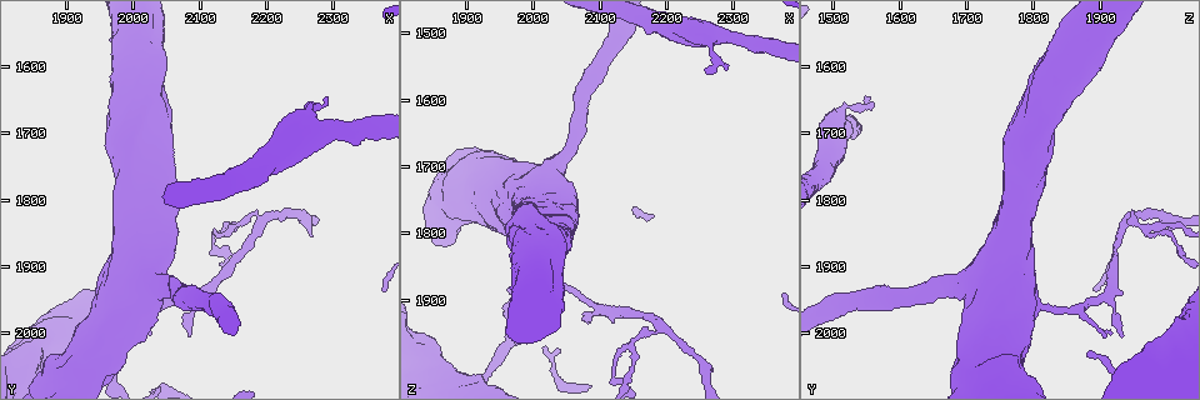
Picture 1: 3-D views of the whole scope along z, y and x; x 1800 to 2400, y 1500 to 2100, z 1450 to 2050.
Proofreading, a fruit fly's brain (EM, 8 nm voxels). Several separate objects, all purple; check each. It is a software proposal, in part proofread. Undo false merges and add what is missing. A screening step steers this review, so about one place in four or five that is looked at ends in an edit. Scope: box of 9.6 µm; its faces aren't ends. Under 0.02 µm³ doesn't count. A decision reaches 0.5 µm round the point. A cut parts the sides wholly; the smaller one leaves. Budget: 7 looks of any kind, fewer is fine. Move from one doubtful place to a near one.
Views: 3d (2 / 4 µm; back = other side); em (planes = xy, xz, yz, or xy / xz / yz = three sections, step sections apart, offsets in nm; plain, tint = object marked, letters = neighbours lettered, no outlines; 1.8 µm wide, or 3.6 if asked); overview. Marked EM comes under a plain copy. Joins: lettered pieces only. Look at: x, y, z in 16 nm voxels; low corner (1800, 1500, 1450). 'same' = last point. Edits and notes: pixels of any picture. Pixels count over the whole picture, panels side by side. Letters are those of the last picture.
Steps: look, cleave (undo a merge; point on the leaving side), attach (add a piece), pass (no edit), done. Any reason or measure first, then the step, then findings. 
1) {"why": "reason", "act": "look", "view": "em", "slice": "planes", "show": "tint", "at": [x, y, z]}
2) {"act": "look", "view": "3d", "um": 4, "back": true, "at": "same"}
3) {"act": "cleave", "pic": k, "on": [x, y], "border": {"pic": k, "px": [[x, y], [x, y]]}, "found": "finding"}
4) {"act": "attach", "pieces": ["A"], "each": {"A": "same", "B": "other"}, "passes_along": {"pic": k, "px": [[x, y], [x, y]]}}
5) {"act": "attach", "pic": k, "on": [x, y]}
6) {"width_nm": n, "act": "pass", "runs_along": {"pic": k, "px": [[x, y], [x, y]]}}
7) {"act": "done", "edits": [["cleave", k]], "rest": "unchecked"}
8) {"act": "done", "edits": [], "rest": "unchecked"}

{"act": "look", "view": "em", "slice": "planes", "show": "letters", "at": [2145, 1845, 1970]}

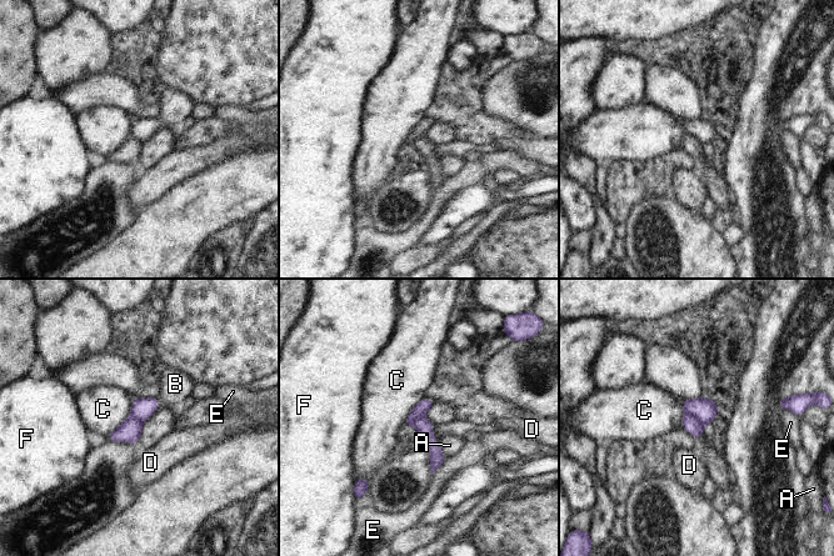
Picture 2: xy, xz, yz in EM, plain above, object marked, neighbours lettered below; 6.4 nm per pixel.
{"width_nm": 100, "act": "cleave", "pic": 2, "on": [705, 410], "each": {"A": "other", "B": "other", "C": "other", "D": "other", "E": "other", "F": "other"}, "found": "a second neuron is stuck on"}

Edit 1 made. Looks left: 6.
{"why": "redraw", "act": "look", "view": "overview"}

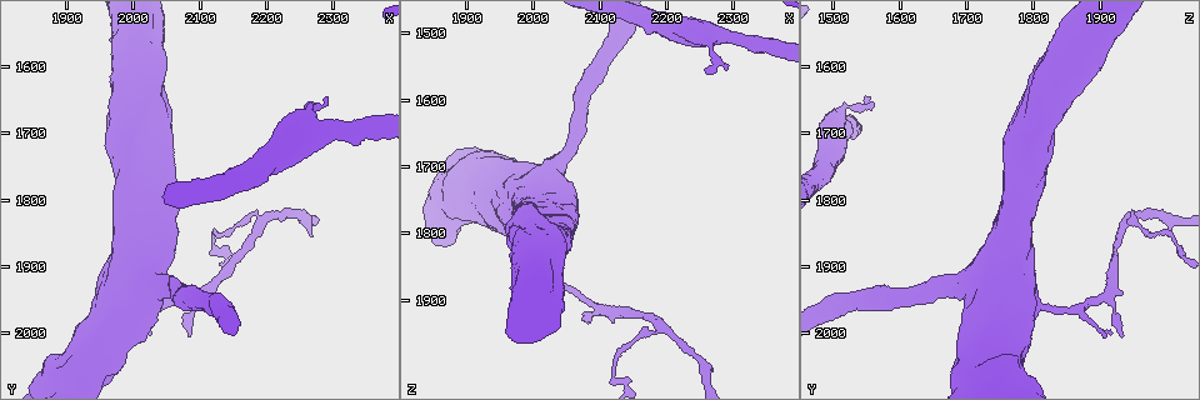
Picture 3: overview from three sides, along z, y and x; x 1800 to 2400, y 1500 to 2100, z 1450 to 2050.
{"act": "look", "view": "em", "slice": "yz", "step": 4, "show": "letters", "at": [2290, 1645, 1545]}

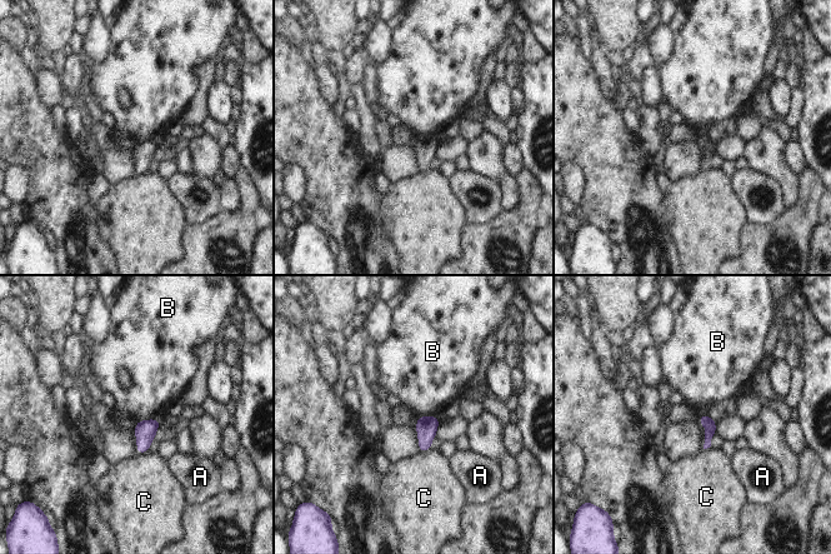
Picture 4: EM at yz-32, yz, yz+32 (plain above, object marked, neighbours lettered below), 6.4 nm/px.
{"act": "look", "view": "em", "slice": "planes", "show": "letters", "at": "same"}

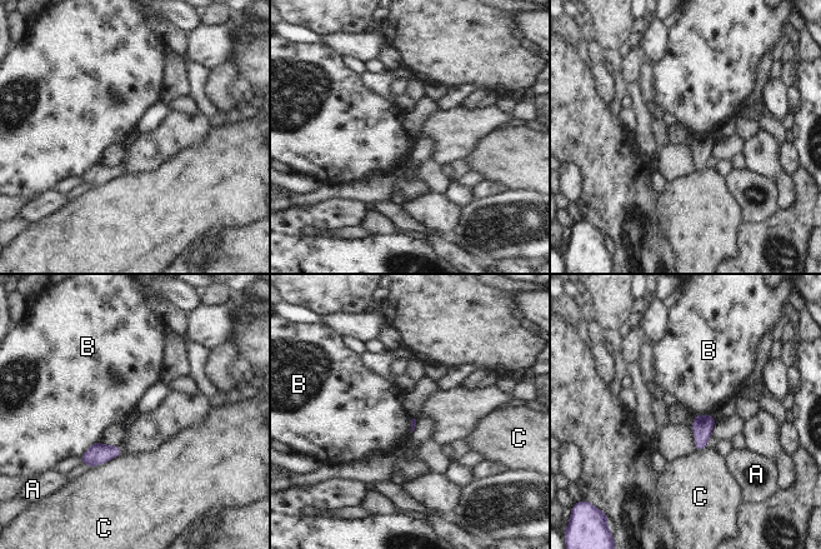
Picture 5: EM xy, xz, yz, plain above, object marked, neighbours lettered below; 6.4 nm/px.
{"act": "pass", "each": {"A": "other", "B": "other", "C": "other"}, "border": {"pic": 5, "px": [[99, 440], [81, 457]]}, "found": "no lettered piece goes on from it"}

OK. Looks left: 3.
{"act": "done", "edits": [["cleave", 2]], "rest": "unchecked"}

